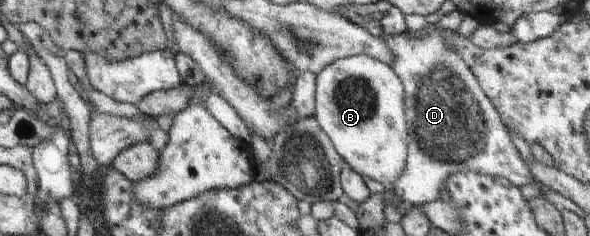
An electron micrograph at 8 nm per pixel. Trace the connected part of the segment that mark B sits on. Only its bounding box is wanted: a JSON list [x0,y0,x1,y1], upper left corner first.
[314,55,407,189]

